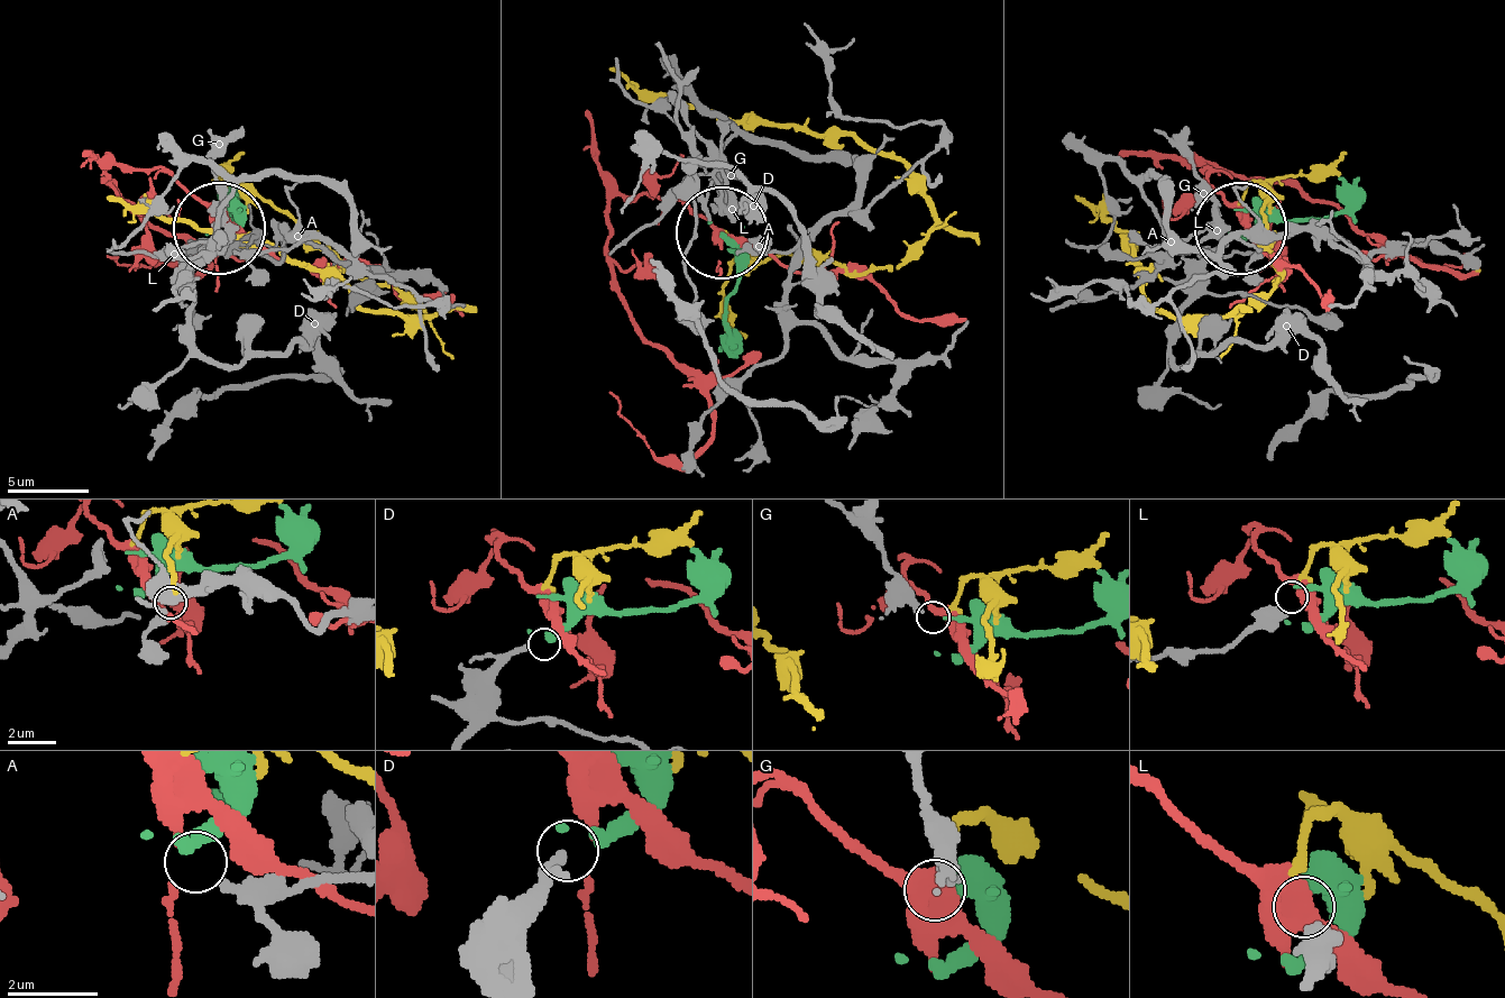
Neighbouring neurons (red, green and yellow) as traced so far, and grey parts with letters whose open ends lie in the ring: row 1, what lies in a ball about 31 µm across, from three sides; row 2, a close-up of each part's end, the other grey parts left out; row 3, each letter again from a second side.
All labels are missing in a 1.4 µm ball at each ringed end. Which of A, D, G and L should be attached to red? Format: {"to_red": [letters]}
{"to_red": ["L"]}

